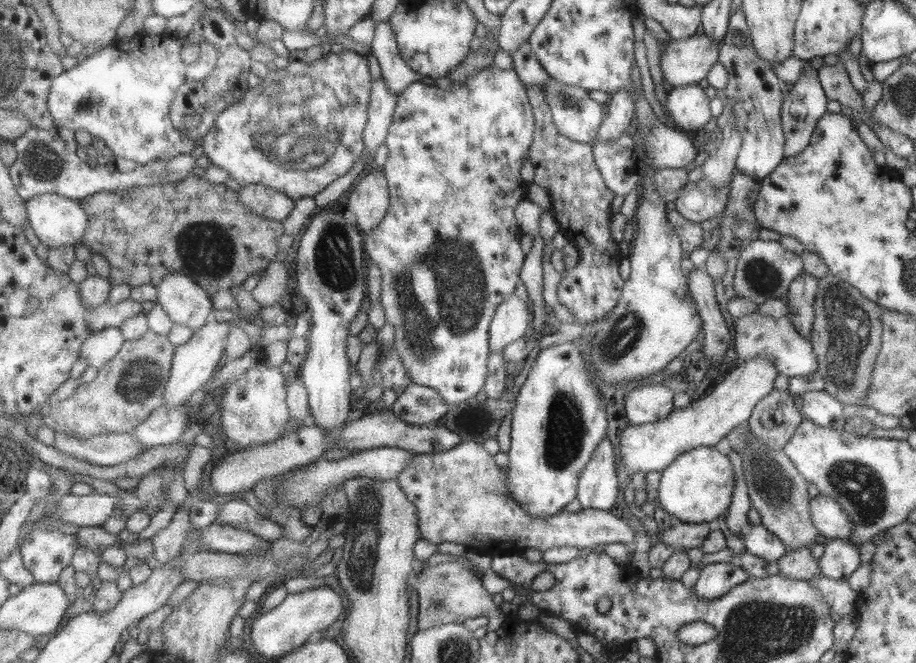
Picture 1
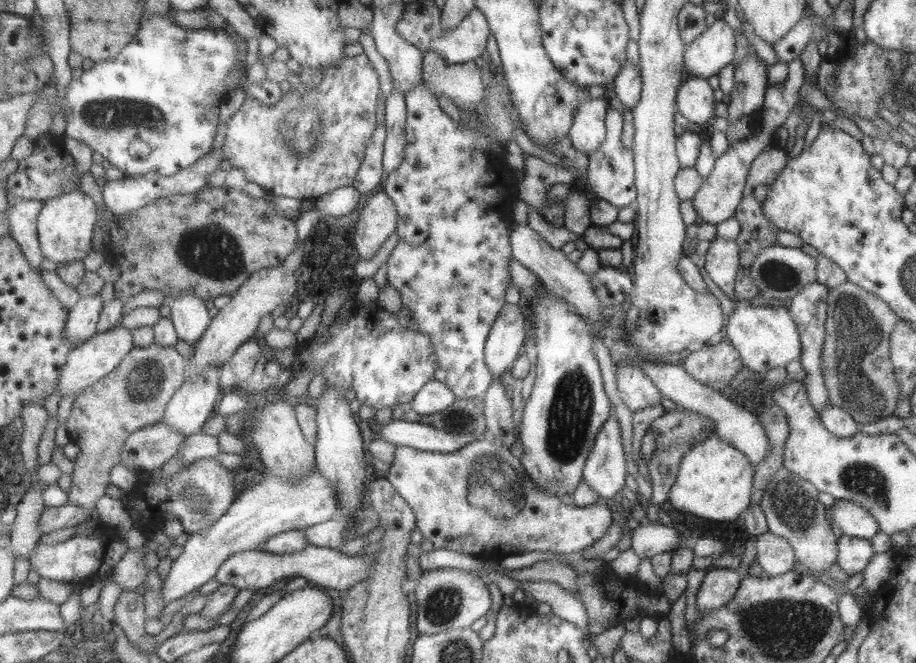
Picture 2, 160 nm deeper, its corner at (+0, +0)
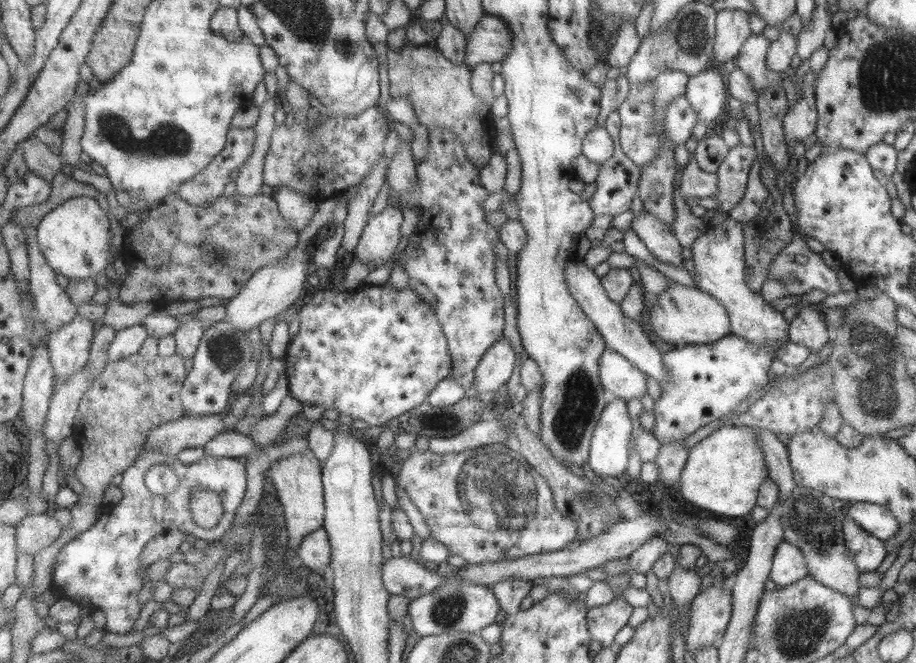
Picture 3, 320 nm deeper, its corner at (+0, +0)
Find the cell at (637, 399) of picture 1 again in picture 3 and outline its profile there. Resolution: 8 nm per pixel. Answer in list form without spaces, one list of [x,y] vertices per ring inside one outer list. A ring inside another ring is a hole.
[[[605,348],[597,359],[597,373],[603,391],[623,399],[640,398],[647,394],[646,376],[626,358]]]

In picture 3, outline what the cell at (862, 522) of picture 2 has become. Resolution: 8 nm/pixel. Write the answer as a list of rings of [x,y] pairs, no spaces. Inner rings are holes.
[[[850,503],[847,507],[847,516],[853,520],[855,526],[885,541],[896,535],[897,520],[889,514],[887,508],[871,503]]]

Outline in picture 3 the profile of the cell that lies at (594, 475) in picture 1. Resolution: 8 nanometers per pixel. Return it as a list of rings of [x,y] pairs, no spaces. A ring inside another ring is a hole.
[[[615,397],[607,403],[590,438],[587,463],[594,474],[618,478],[627,466],[627,443],[632,438],[632,422],[626,402]]]

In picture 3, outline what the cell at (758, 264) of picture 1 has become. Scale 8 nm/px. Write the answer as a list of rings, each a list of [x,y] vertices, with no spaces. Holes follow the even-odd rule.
[[[793,234],[792,240],[785,246],[785,249],[781,250],[781,252],[775,256],[775,259],[771,260],[769,269],[767,269],[767,278],[773,278],[773,280],[777,280],[779,284],[785,286],[785,297],[801,296],[814,289],[821,290],[827,295],[841,292],[837,274],[835,274],[827,264],[824,264],[821,255],[811,252],[811,250],[805,246],[803,236],[797,234]]]

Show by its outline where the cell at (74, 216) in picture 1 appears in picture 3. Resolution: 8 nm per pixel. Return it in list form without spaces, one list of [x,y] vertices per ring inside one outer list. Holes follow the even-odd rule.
[[[76,196],[43,217],[37,227],[41,249],[57,275],[69,280],[95,279],[111,264],[111,222],[101,204],[90,196]]]

